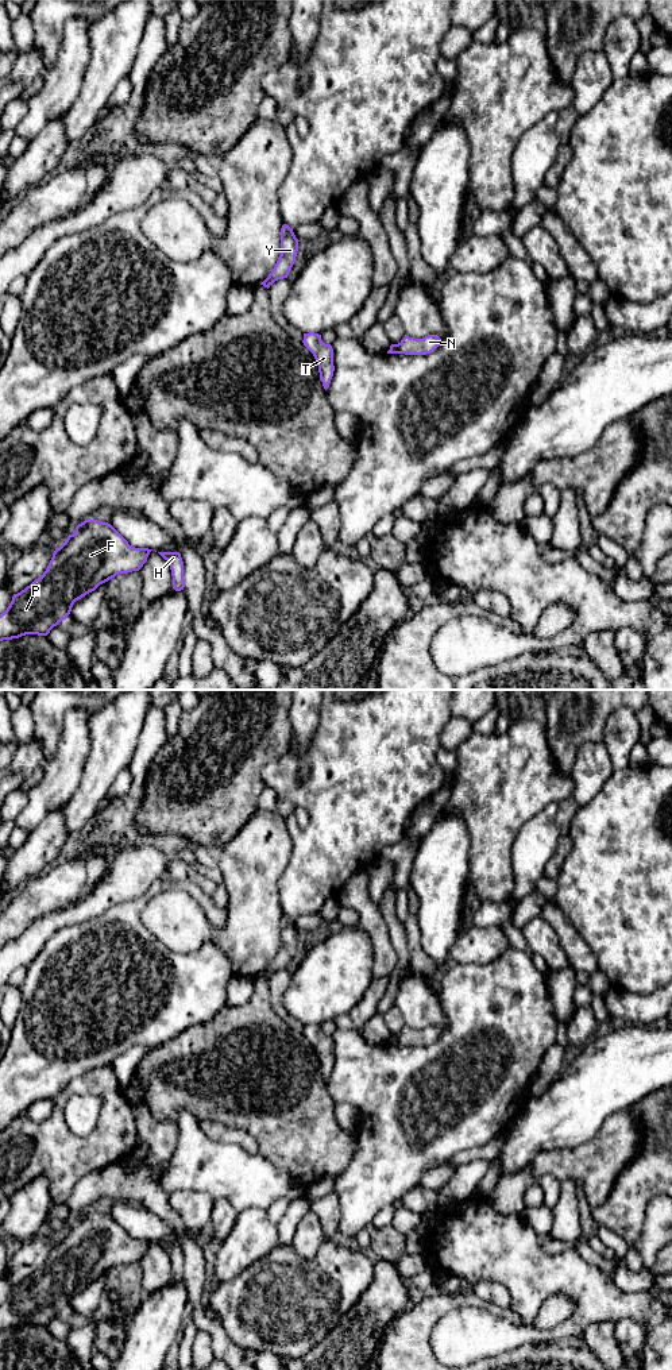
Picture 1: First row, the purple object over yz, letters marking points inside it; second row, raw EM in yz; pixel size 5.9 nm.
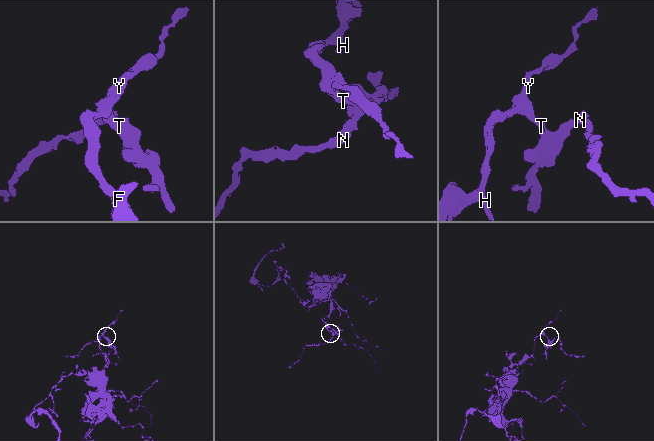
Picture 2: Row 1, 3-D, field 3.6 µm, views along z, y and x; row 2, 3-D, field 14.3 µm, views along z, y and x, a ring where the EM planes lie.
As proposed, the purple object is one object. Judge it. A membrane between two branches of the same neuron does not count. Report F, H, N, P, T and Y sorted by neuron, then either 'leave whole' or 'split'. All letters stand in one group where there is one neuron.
F H N P T Y | leave whole

